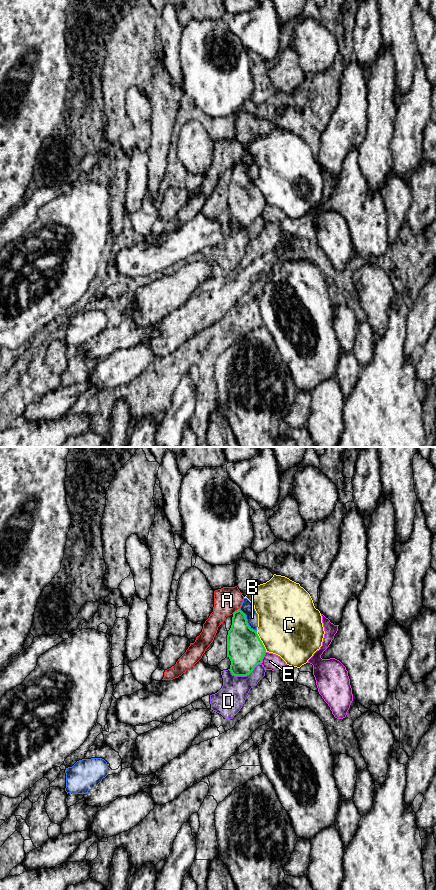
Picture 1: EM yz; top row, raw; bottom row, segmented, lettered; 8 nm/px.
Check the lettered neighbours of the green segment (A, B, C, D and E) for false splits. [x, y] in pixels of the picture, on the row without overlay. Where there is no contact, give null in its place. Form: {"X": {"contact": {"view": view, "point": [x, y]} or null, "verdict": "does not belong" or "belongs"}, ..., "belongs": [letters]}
{"A": {"contact": {"view": "yz", "point": [235, 163]}, "verdict": "does not belong"}, "B": {"contact": {"view": "yz", "point": [246, 173]}, "verdict": "does not belong"}, "C": {"contact": {"view": "yz", "point": [261, 193]}, "verdict": "does not belong"}, "D": {"contact": {"view": "yz", "point": [244, 227]}, "verdict": "does not belong"}, "E": {"contact": {"view": "yz", "point": [262, 210]}, "verdict": "does not belong"}, "belongs": []}

